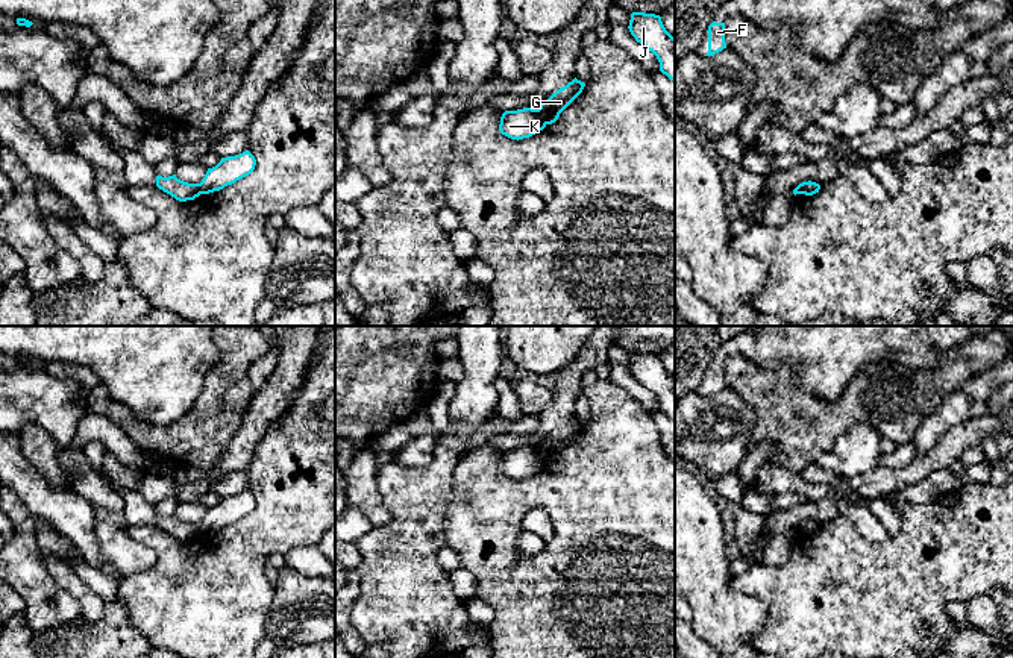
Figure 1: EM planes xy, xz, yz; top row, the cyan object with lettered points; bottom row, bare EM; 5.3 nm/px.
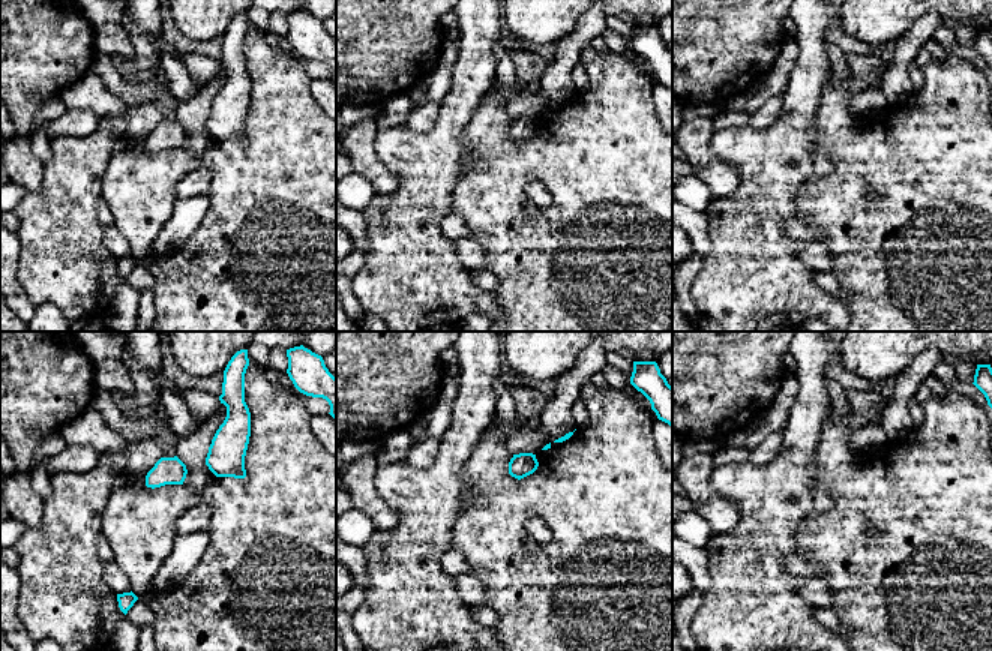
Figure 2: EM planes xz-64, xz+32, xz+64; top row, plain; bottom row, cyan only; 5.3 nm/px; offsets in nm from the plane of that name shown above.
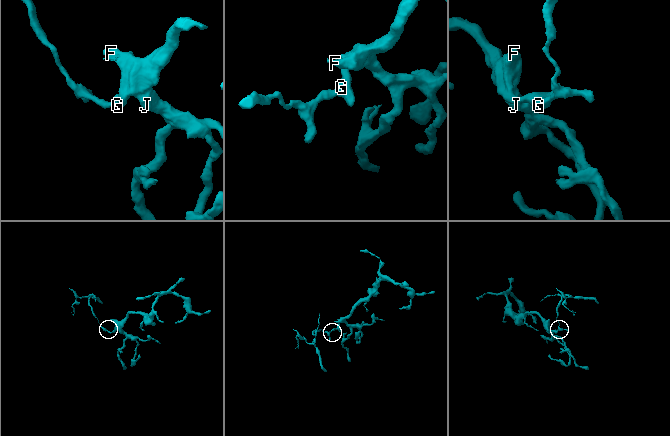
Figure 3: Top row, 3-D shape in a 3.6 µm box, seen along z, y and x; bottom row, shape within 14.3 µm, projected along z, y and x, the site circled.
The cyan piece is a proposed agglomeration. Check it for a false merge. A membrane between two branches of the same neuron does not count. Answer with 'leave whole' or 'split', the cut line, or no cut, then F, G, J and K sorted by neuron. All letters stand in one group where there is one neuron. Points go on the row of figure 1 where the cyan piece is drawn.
split | xz (537, 109), (545, 125) | F G J / K

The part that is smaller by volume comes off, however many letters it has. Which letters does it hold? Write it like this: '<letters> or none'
K

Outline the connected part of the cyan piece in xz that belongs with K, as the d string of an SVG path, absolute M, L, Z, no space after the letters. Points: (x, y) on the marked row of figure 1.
M523 108L505 111L500 117L499 130L511 139L529 138L546 127L538 109Z

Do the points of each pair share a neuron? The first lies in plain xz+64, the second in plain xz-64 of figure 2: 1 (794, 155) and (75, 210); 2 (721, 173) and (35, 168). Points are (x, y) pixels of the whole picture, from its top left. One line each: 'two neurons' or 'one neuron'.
1: one neuron
2: one neuron

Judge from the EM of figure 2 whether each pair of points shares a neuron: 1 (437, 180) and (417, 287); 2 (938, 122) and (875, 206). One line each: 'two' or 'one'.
1: one
2: one

